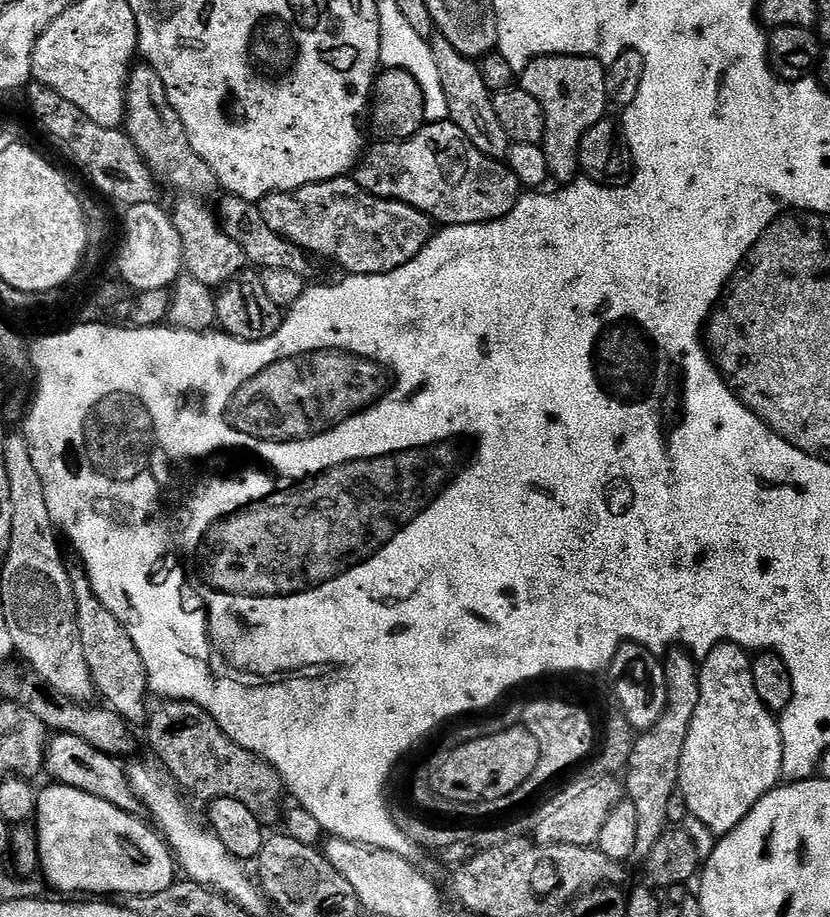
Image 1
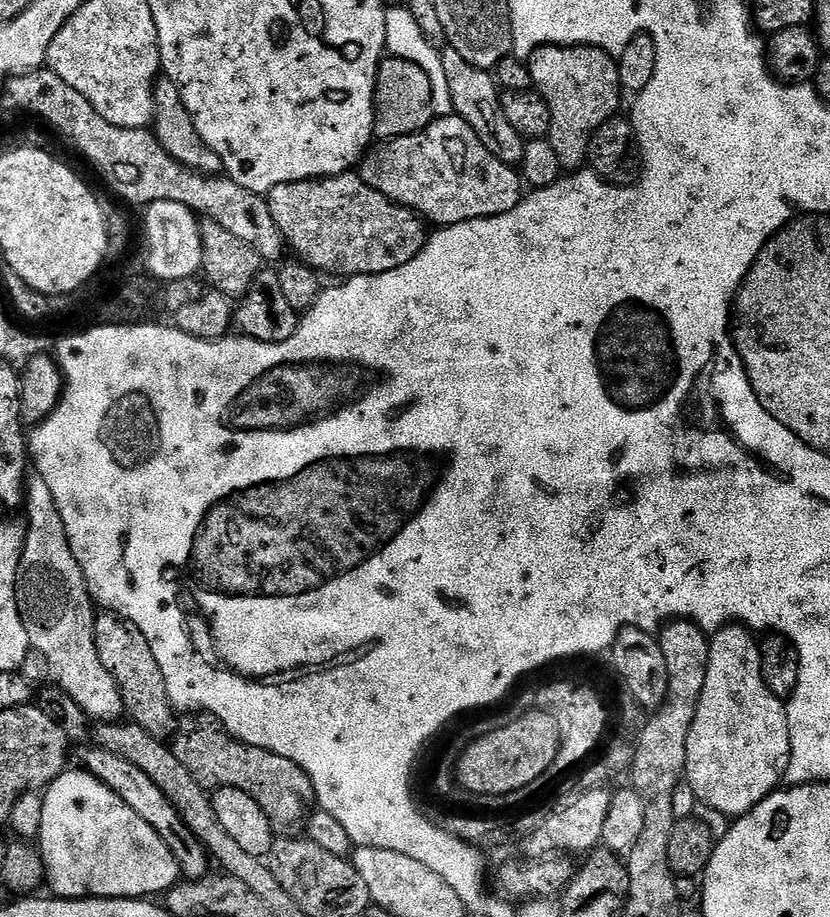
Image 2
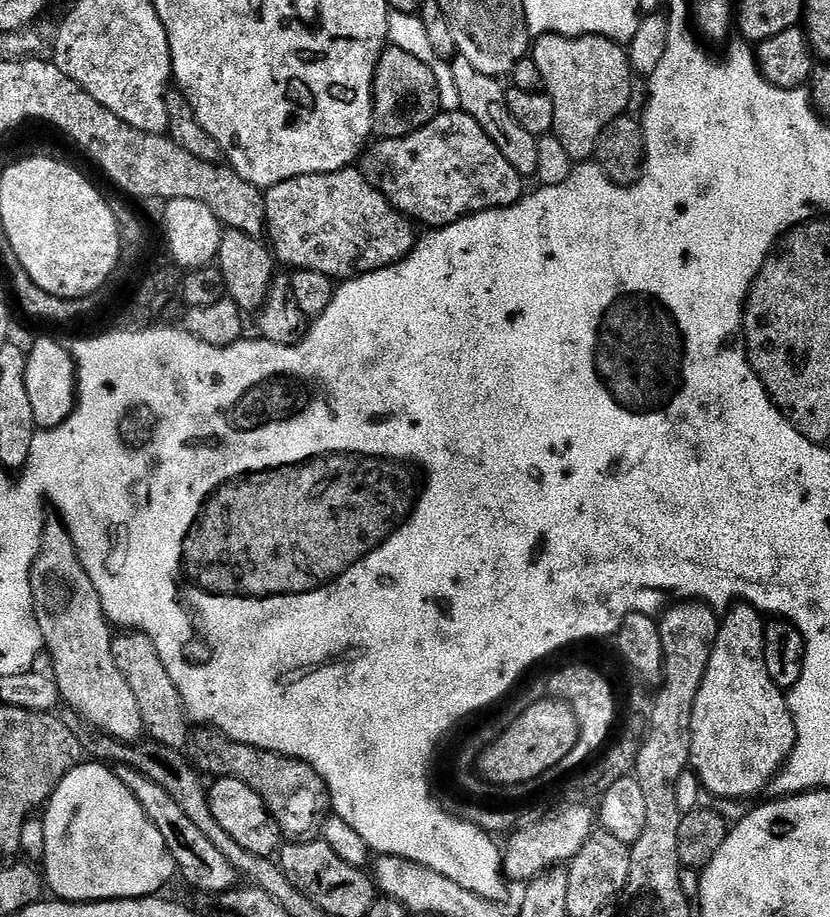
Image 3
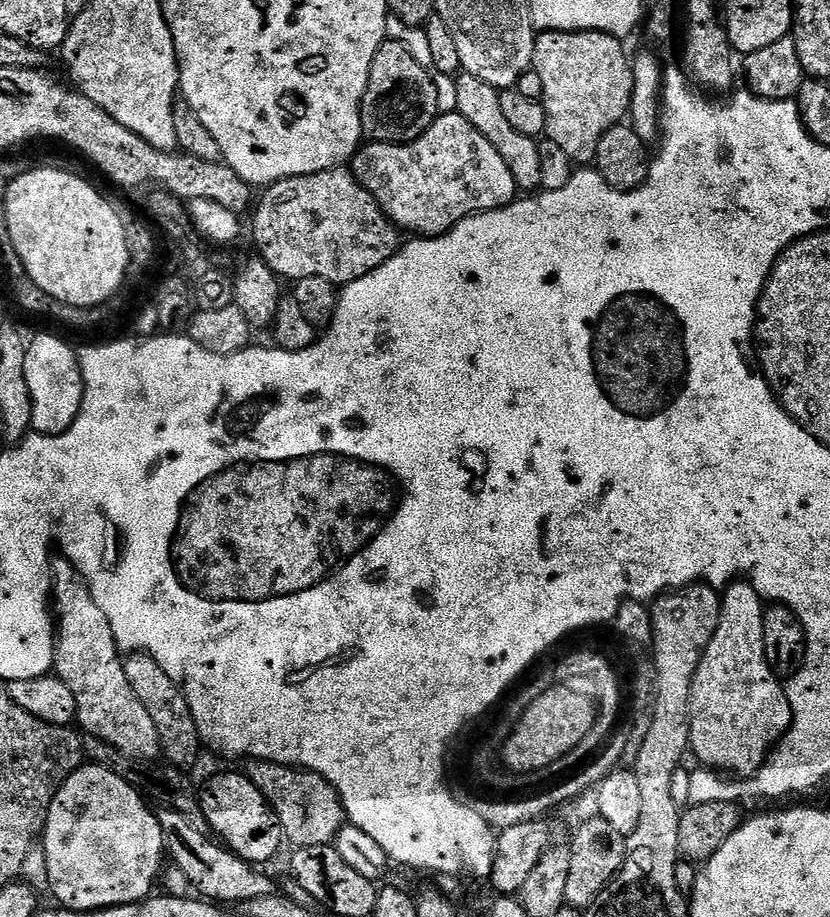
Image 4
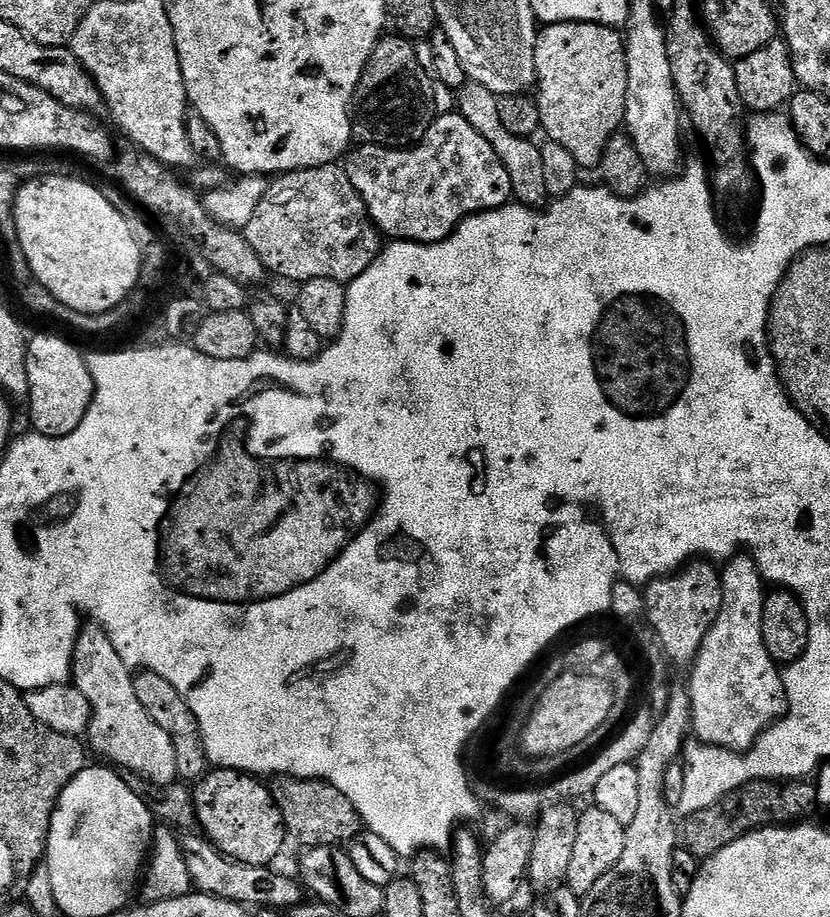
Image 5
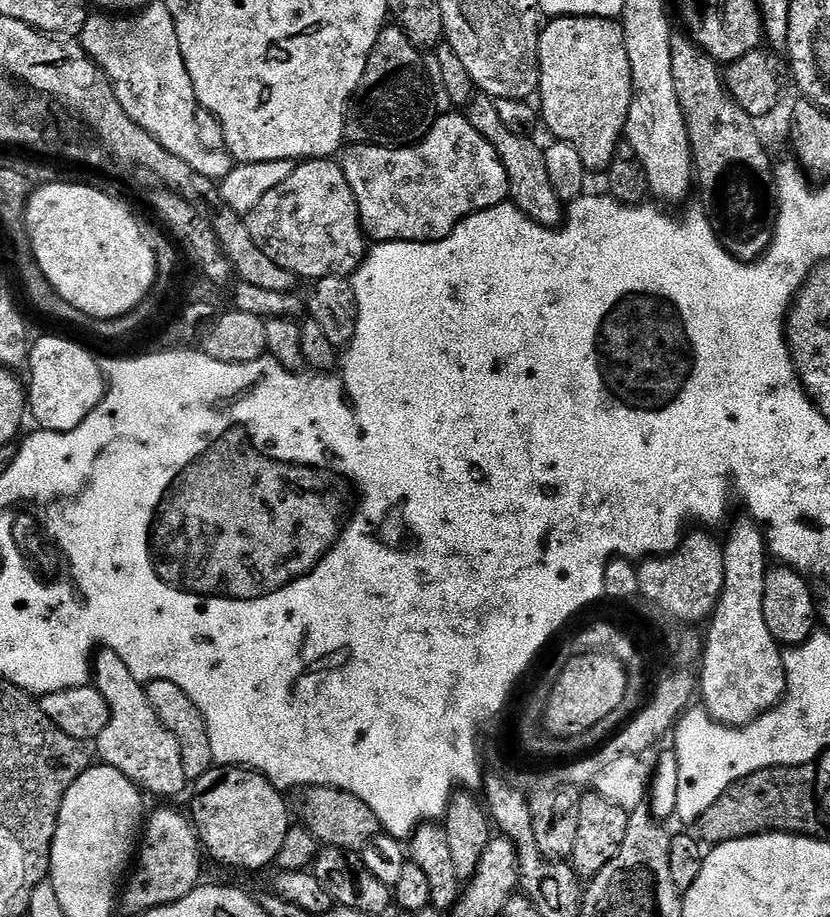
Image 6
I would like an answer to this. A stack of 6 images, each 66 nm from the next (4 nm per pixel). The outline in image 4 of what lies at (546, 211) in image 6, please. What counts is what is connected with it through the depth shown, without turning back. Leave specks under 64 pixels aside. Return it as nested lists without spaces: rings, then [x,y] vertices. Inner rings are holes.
[[[460,74],[455,77],[455,80],[455,111],[465,116],[495,146],[498,154],[502,154],[502,162],[506,162],[506,166],[510,166],[510,174],[514,174],[517,189],[524,194],[535,193],[542,182],[542,158],[539,143],[531,136],[518,134],[518,130],[514,130],[514,126],[510,126],[510,122],[506,122],[506,117],[502,115],[502,102],[498,89],[482,82],[482,78],[477,76]]]

